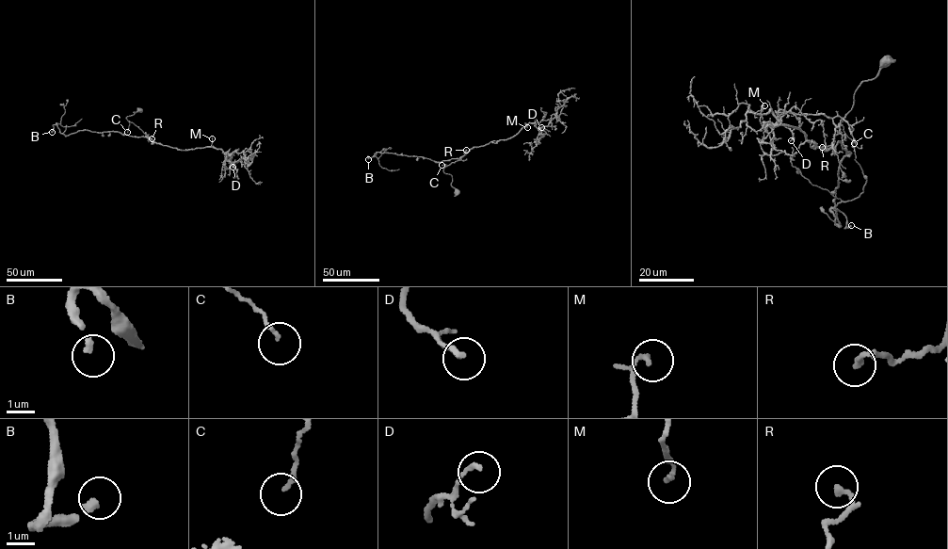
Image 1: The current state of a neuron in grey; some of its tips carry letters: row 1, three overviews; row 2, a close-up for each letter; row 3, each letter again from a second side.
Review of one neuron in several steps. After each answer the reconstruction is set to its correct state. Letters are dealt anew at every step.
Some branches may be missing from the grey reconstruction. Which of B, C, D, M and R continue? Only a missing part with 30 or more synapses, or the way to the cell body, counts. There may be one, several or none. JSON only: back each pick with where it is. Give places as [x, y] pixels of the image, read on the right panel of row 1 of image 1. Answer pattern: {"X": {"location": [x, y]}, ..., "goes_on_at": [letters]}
{"B": {"location": [851, 225]}, "goes_on_at": ["B"]}

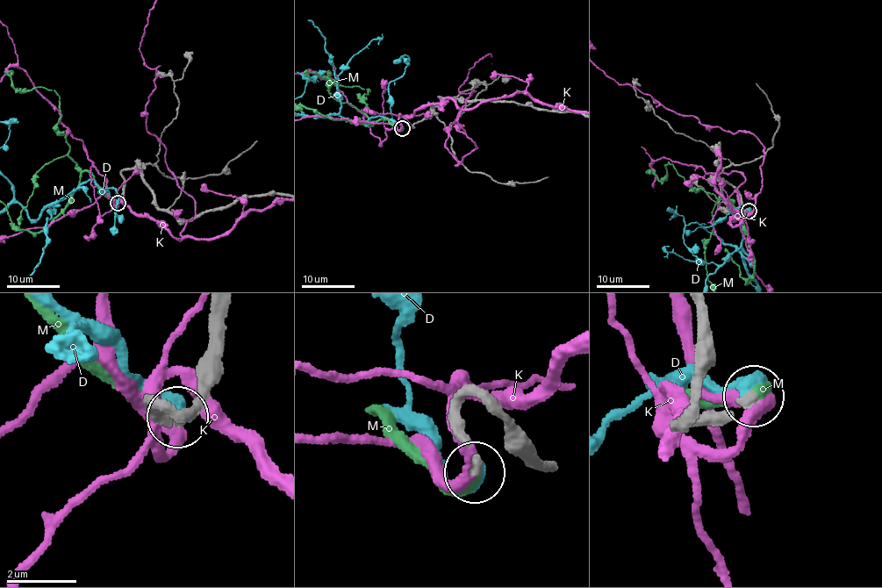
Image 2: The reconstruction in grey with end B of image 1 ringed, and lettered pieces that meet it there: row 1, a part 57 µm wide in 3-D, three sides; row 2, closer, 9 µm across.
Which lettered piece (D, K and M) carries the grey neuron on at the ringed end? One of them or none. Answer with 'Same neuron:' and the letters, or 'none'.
Same neuron: M

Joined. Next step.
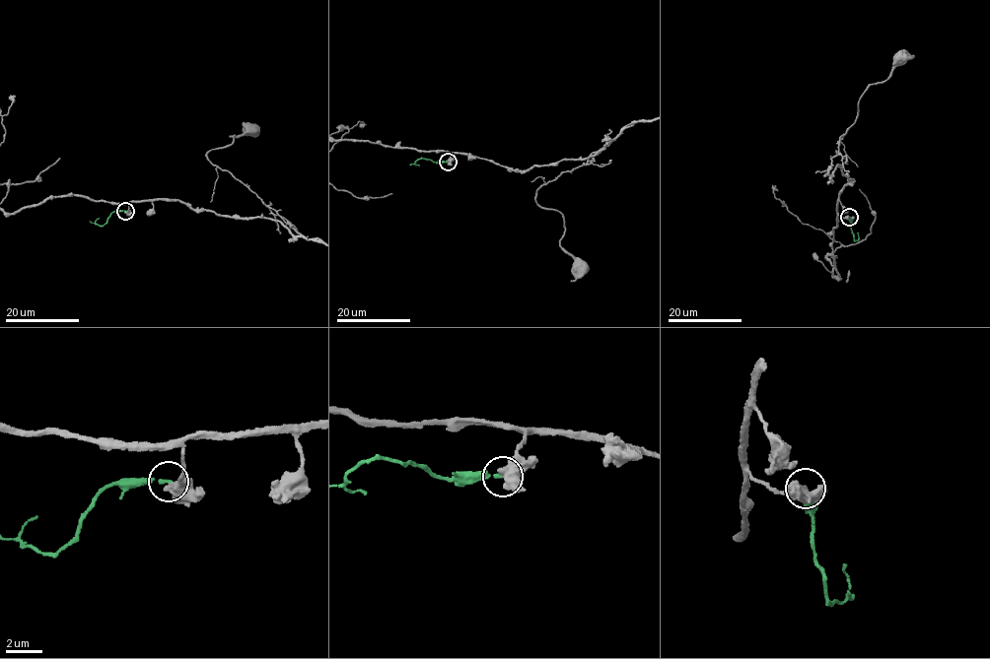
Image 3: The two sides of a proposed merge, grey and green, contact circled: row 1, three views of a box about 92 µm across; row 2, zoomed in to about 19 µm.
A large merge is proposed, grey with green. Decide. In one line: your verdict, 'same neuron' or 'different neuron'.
different neuron

